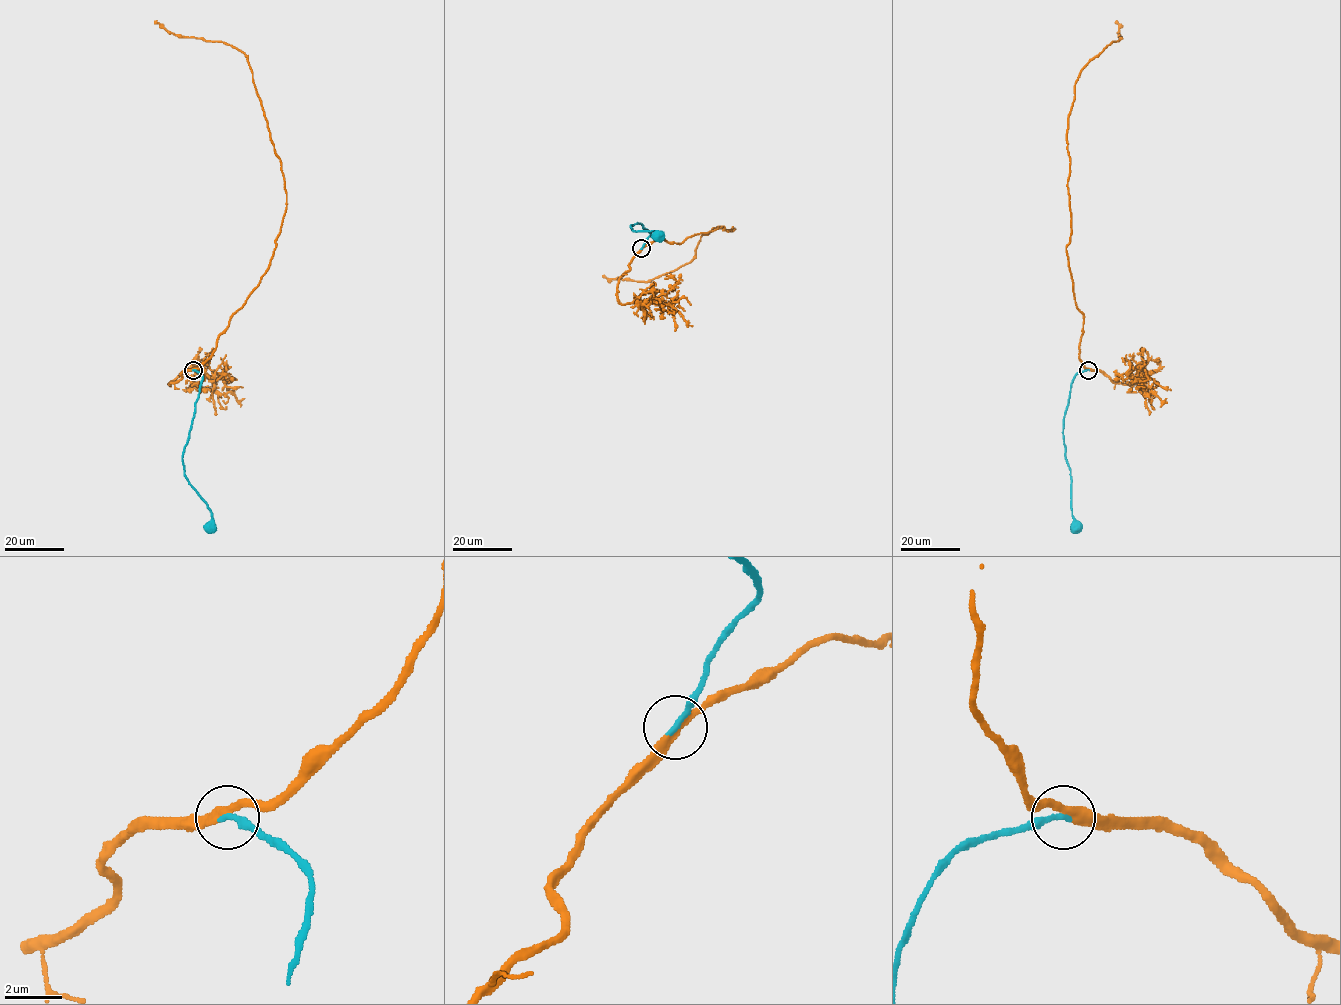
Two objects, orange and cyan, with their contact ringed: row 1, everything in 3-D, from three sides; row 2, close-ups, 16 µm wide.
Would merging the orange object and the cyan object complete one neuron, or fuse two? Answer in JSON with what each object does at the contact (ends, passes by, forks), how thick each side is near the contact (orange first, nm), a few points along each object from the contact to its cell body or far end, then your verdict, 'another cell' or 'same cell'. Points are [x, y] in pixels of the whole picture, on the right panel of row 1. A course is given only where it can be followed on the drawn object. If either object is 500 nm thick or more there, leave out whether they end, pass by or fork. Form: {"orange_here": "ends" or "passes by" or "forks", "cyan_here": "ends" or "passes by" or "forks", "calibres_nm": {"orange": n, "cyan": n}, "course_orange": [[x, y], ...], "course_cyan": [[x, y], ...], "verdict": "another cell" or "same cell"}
{"orange_here": "passes by", "cyan_here": "ends", "calibres_nm": {"orange": 300, "cyan": 200}, "course_orange": [[1088, 369], [1079, 358], [1084, 315], [1066, 248], [1067, 132], [1081, 70], [1122, 38], [1116, 21]], "course_cyan": [[1088, 369], [1079, 372], [1071, 383], [1063, 424], [1075, 527]], "verdict": "same cell"}

